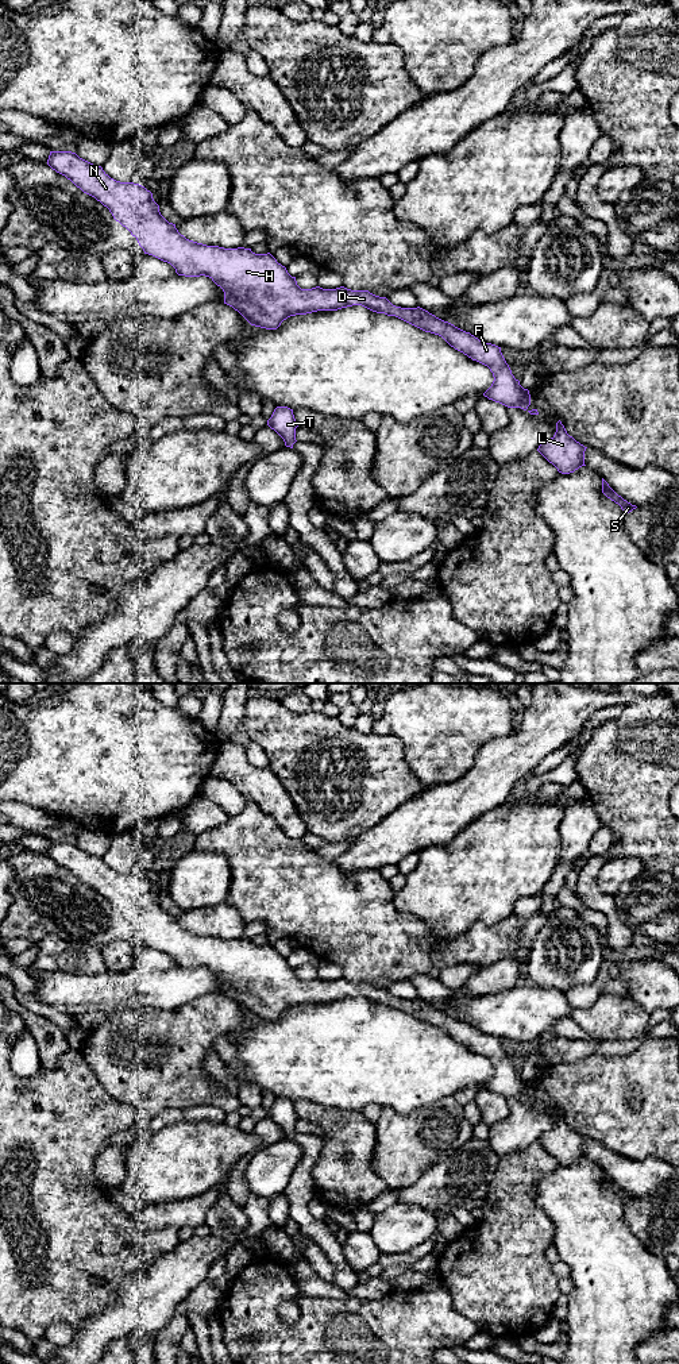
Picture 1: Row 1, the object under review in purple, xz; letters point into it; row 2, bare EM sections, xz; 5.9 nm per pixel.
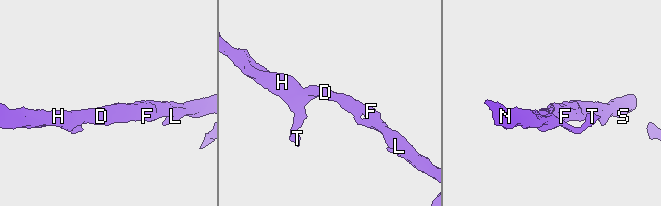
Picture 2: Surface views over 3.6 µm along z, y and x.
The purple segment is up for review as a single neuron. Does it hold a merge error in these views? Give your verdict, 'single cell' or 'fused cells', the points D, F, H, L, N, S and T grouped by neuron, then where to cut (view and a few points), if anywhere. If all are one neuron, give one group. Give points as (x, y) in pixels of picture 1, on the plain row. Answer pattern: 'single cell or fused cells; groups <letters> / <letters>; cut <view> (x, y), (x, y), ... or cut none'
single cell; groups D F H L N S T; cut none

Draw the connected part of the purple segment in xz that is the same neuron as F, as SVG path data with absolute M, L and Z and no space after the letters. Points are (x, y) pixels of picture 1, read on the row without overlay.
M50 843L47 856L57 864L65 867L84 885L94 889L109 901L113 910L126 918L136 929L144 945L153 947L170 955L178 967L209 968L224 983L224 995L238 1002L251 1017L277 1021L283 1012L296 1006L306 1006L317 1002L337 1002L342 999L362 997L373 1003L396 1007L425 1024L441 1028L451 1039L463 1044L490 1060L494 1072L483 1084L485 1088L508 1099L521 1099L531 1106L539 1106L537 1101L529 1102L531 1086L520 1076L506 1055L501 1039L485 1034L454 1016L444 1013L428 1002L417 999L401 999L393 997L386 989L379 989L369 982L351 982L344 978L336 980L301 980L296 968L277 953L270 945L255 945L251 940L224 940L207 937L186 930L178 924L175 916L169 914L159 903L153 885L144 878L134 874L120 874L111 870L101 858L93 856L72 843Z

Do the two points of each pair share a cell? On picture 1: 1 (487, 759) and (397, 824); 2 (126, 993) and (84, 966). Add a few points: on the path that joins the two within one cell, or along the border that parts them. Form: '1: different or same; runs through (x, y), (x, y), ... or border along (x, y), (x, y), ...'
1: same; runs through (469, 783), (435, 817), (421, 823)
2: different; border along (105, 970), (97, 974), (65, 973)

